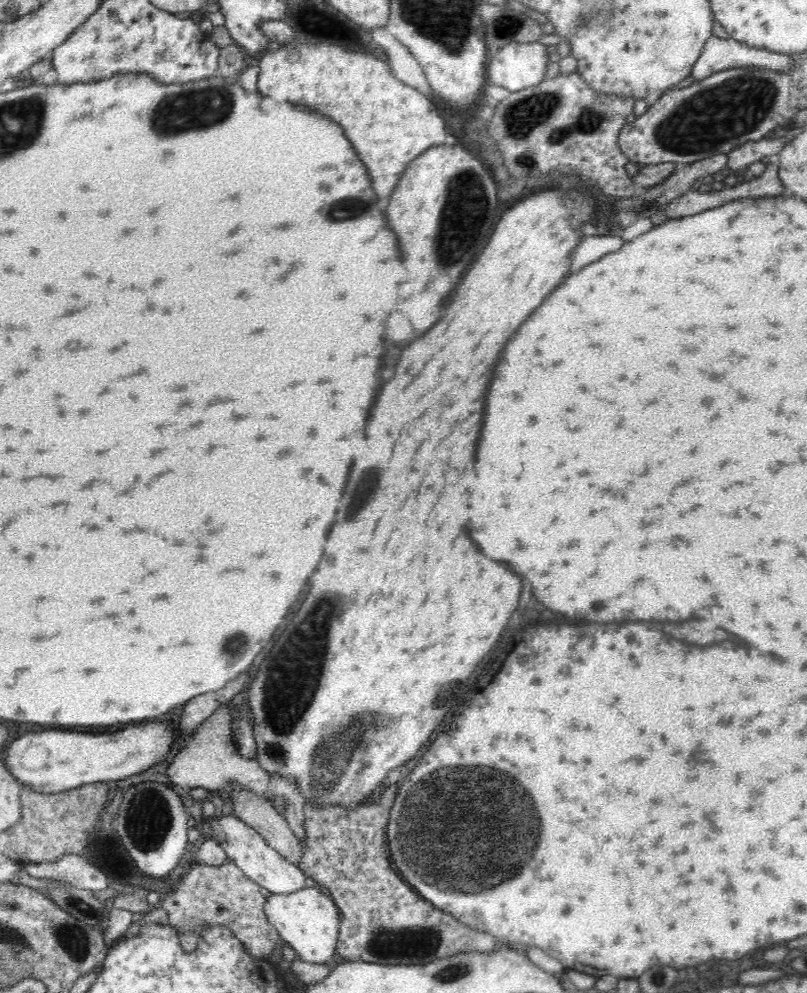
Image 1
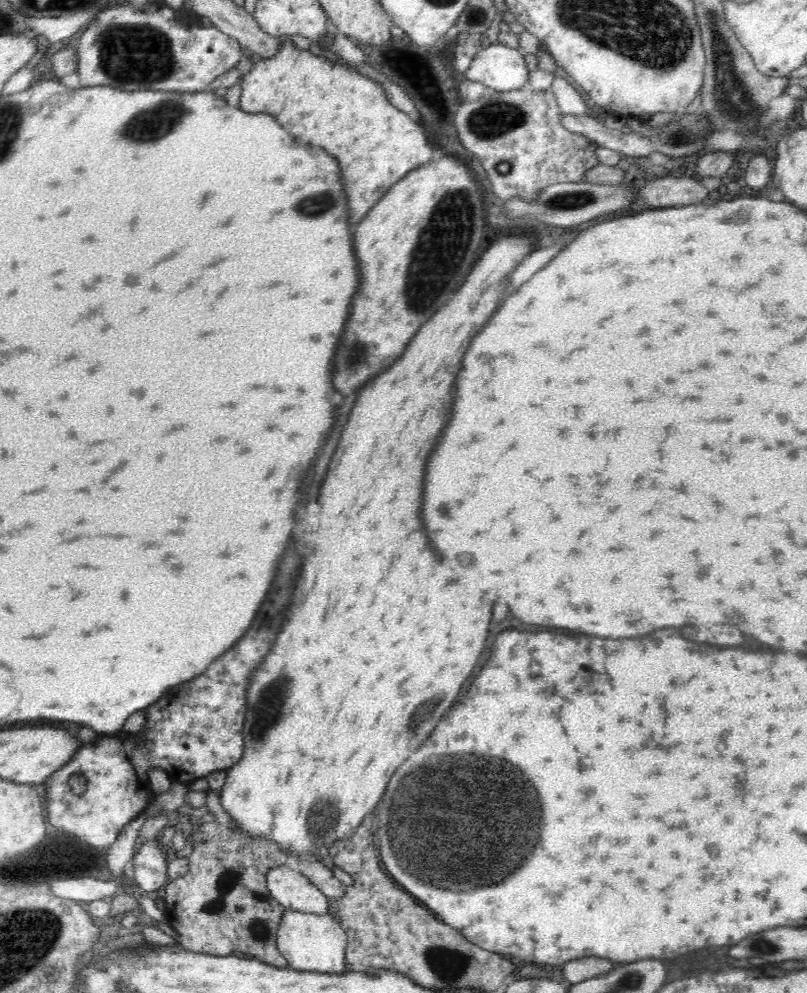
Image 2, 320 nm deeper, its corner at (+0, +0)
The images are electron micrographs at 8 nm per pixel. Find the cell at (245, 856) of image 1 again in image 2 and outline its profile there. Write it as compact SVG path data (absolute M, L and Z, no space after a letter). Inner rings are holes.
M286 865L270 868L266 884L285 910L328 914L329 898L310 879Z

